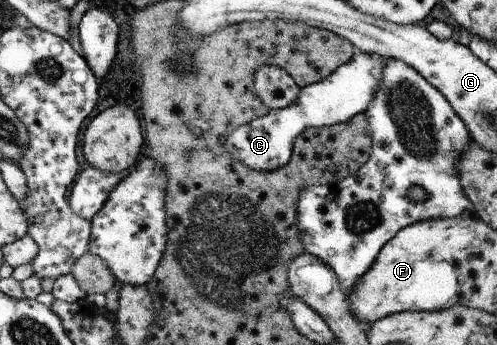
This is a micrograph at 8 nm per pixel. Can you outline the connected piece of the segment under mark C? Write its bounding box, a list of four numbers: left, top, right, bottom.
[226,51,385,171]

